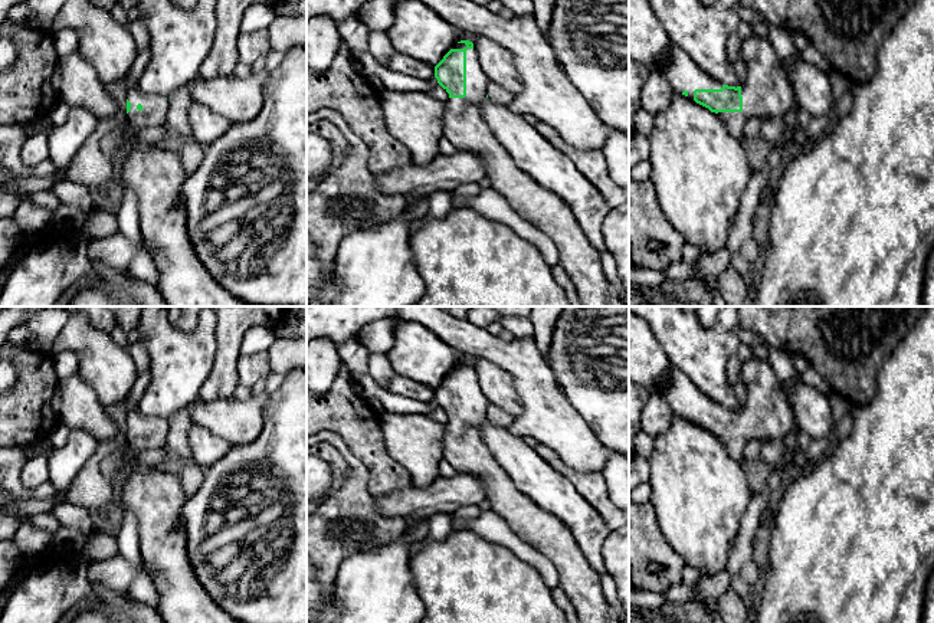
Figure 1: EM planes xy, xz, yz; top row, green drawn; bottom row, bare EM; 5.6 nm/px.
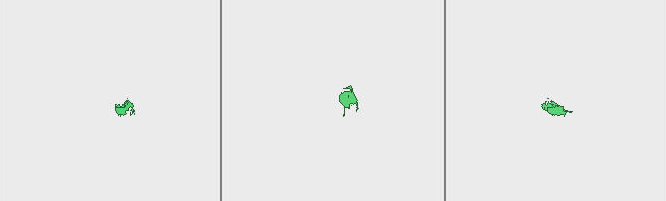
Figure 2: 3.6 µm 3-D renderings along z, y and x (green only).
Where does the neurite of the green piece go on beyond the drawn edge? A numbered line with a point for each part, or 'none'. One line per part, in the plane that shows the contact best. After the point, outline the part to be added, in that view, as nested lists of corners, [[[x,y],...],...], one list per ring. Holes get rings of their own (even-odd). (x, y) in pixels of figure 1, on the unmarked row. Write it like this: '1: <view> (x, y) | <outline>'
1: xz (462, 445) | [[[475,371],[466,373],[466,419],[443,424],[443,459],[456,472],[481,478],[486,501],[520,540],[541,552],[560,576],[560,587],[574,606],[580,623],[609,623],[609,604],[597,574],[571,531],[553,514],[517,489],[499,466],[481,433],[486,422],[488,399]]]
2: yz (682, 396) | [[[671,365],[668,371],[669,386],[661,396],[671,406],[674,414],[688,414],[688,420],[694,422],[695,411],[721,411],[722,406],[701,393],[691,378],[678,367]]]

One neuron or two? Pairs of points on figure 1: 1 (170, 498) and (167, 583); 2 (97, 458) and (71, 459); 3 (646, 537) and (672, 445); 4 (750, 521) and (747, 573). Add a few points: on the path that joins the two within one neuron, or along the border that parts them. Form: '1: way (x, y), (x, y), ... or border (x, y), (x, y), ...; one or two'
1: way (167, 520), (167, 561); one
2: border (100, 442), (95, 452), (69, 485); two
3: border (649, 501), (658, 528), (667, 541); two
4: border (749, 557), (741, 569), (741, 576), (753, 586); two

